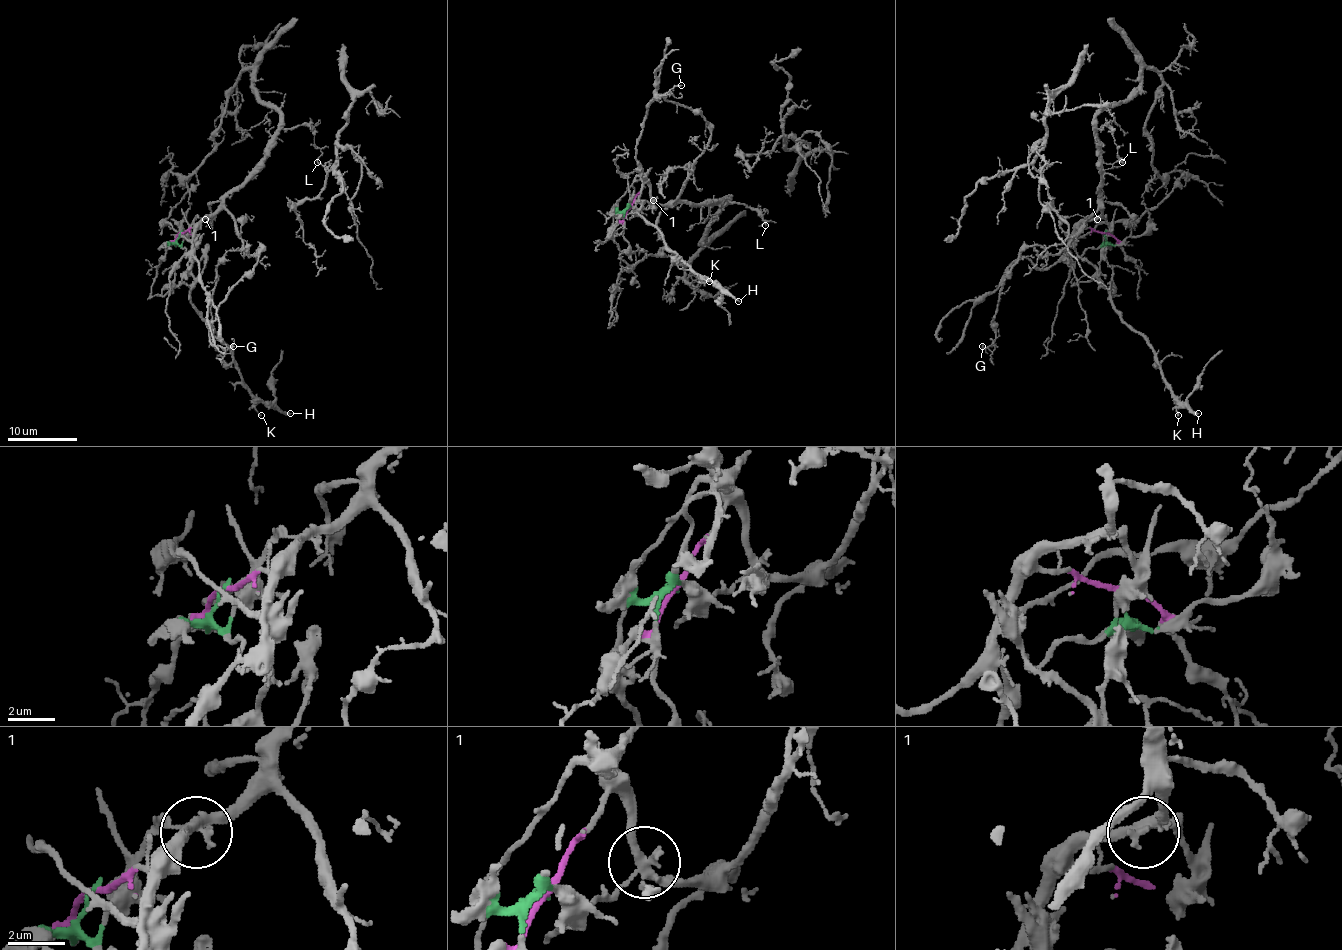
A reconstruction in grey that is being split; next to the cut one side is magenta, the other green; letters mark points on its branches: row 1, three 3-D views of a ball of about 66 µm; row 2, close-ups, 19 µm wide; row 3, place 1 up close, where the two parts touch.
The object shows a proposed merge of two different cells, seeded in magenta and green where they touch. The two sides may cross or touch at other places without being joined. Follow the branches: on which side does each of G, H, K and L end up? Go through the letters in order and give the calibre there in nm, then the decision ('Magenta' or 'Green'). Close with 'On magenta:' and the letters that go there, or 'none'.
G: Thickness 90 nm. Magenta
H: Thickness 260 nm. Green
K: Thickness 130 nm. Green
L: Thickness 150 nm. Magenta
On magenta: G, L

